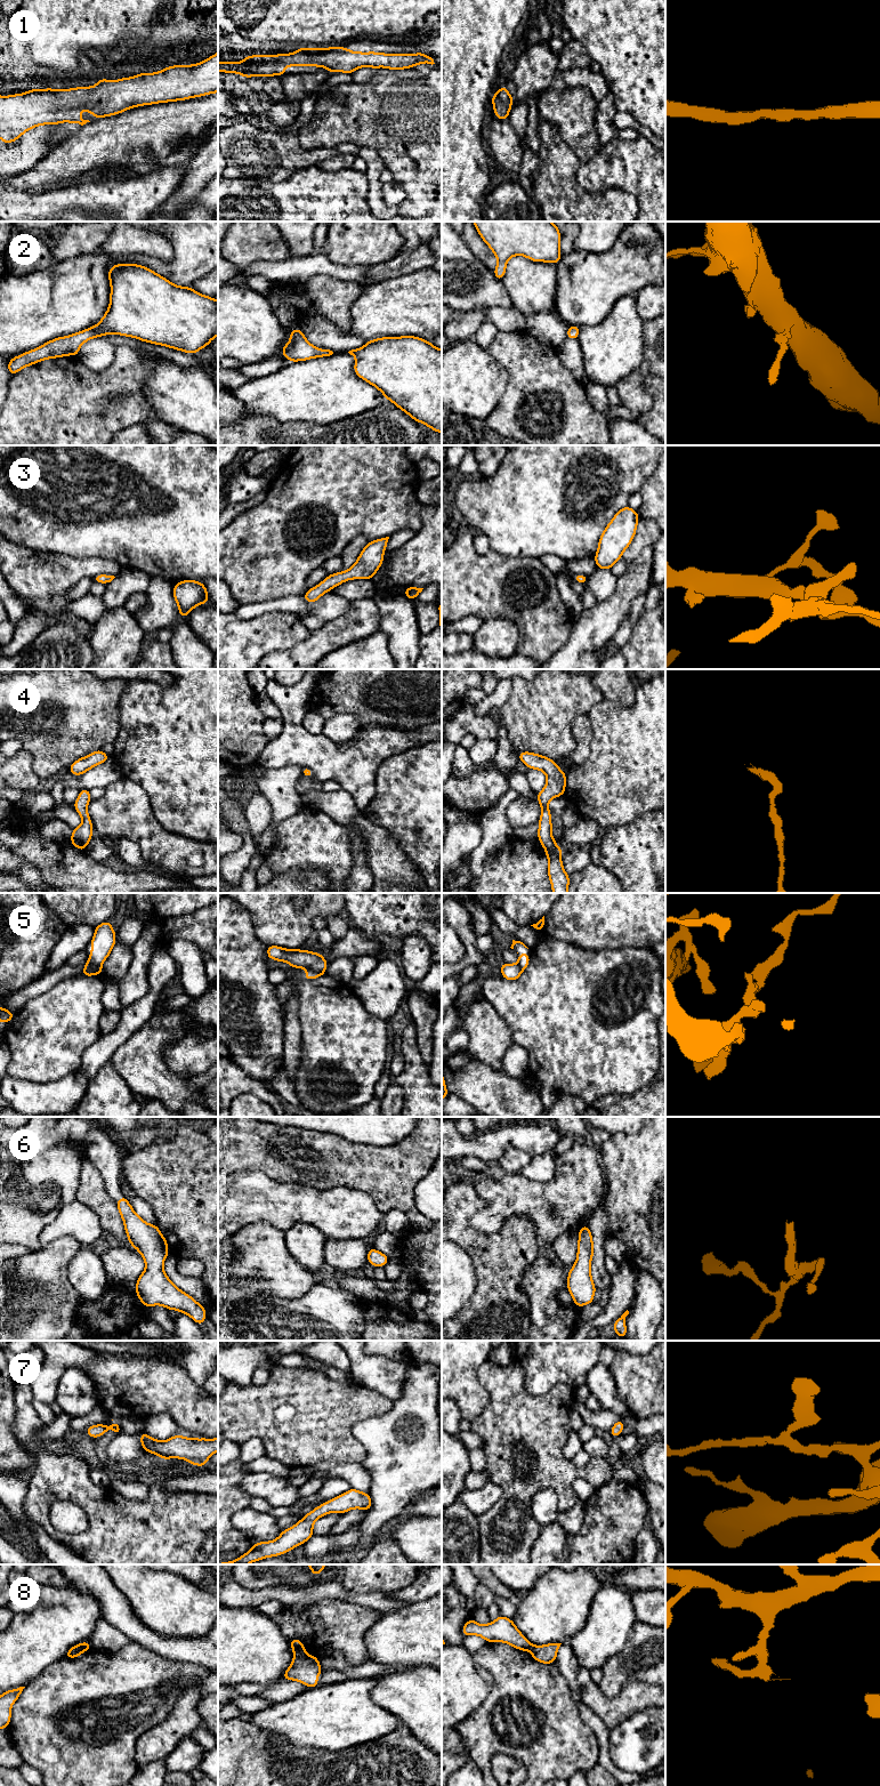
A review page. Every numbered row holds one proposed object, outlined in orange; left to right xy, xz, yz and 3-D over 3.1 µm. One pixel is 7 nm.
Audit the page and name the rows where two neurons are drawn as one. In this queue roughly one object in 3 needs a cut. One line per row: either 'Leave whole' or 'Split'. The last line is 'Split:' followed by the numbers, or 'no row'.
1: Leave whole
2: Leave whole
3: Leave whole
4: Leave whole
5: Split
6: Leave whole
7: Leave whole
8: Split
Split: 5, 8

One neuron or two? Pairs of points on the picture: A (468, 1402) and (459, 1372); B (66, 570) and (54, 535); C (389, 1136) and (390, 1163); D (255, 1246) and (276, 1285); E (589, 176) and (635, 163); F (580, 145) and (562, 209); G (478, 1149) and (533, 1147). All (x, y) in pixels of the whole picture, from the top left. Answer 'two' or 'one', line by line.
A: one
B: two
C: two
D: one
E: one
F: two
G: one

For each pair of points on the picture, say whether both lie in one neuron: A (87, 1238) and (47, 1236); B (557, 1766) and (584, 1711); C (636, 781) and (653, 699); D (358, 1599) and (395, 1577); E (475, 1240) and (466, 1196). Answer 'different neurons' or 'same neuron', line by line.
A: same neuron
B: different neurons
C: same neuron
D: different neurons
E: same neuron

